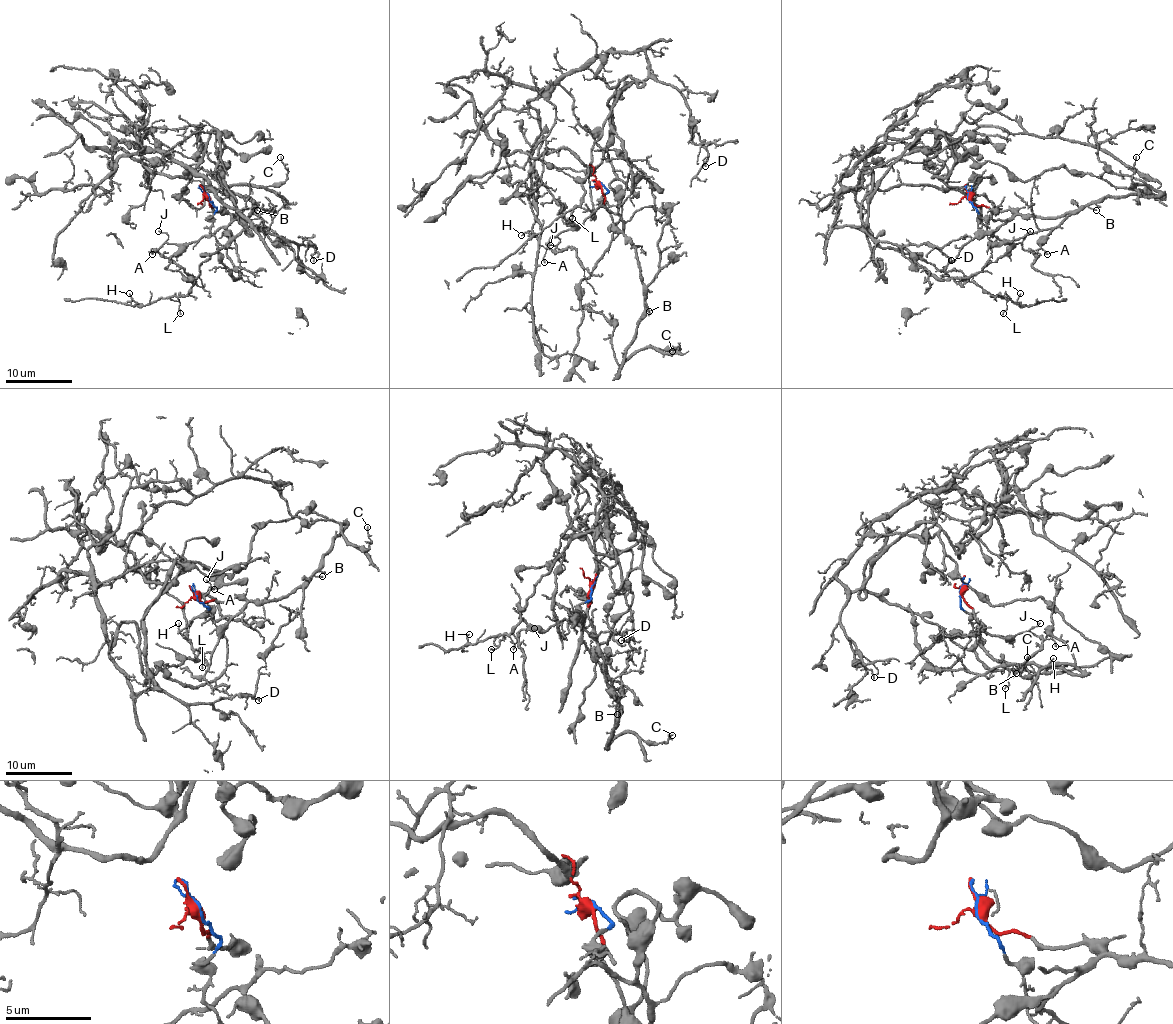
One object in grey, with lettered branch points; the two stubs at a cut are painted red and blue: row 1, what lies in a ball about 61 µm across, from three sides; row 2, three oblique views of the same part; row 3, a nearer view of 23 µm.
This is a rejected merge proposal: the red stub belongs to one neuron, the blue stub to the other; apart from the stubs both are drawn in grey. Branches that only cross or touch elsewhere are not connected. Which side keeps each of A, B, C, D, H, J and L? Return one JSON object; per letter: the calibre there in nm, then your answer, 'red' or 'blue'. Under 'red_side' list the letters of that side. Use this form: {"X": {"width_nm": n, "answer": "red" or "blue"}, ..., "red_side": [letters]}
{"A": {"width_nm": 120, "answer": "red"}, "B": {"width_nm": 110, "answer": "red"}, "C": {"width_nm": 100, "answer": "red"}, "D": {"width_nm": 110, "answer": "blue"}, "H": {"width_nm": 90, "answer": "blue"}, "J": {"width_nm": 110, "answer": "red"}, "L": {"width_nm": 110, "answer": "blue"}, "red_side": ["A", "B", "C", "J"]}

